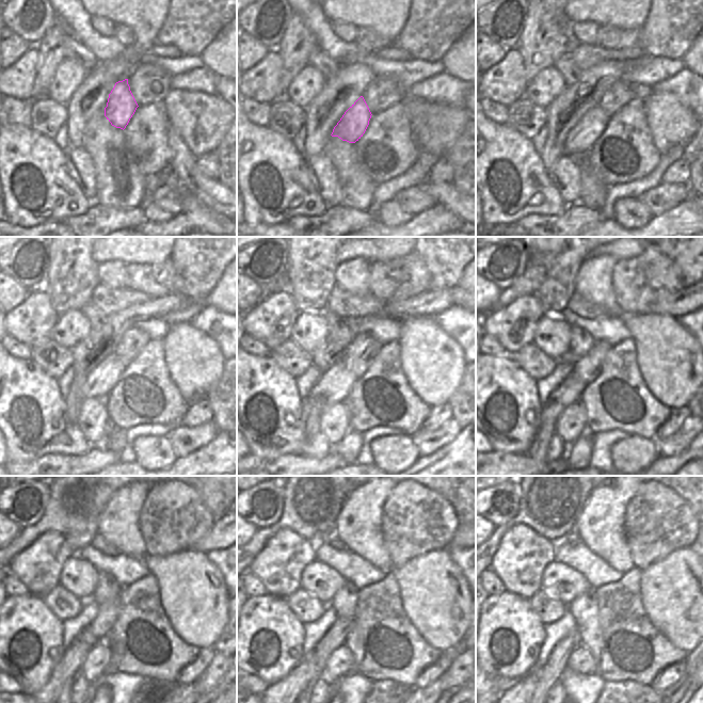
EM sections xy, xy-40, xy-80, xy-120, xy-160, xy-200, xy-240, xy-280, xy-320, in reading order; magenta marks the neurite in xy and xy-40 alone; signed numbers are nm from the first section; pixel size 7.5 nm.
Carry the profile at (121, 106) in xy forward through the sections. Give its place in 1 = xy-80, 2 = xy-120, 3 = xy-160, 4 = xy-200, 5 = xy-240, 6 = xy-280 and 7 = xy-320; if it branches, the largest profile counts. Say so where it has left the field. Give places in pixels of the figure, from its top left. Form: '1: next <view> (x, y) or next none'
1: next xy-80 (581, 138)
2: next xy-120 (99, 382)
3: next xy-160 (334, 384)
4: next xy-200 (569, 392)
5: next xy-240 (68, 668)
6: next xy-280 (284, 692)
7: next xy-320 (522, 692)

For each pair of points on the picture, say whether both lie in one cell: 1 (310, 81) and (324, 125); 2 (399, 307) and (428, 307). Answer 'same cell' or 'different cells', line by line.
1: different cells
2: same cell

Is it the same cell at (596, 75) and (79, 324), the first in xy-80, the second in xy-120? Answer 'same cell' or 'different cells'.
different cells

